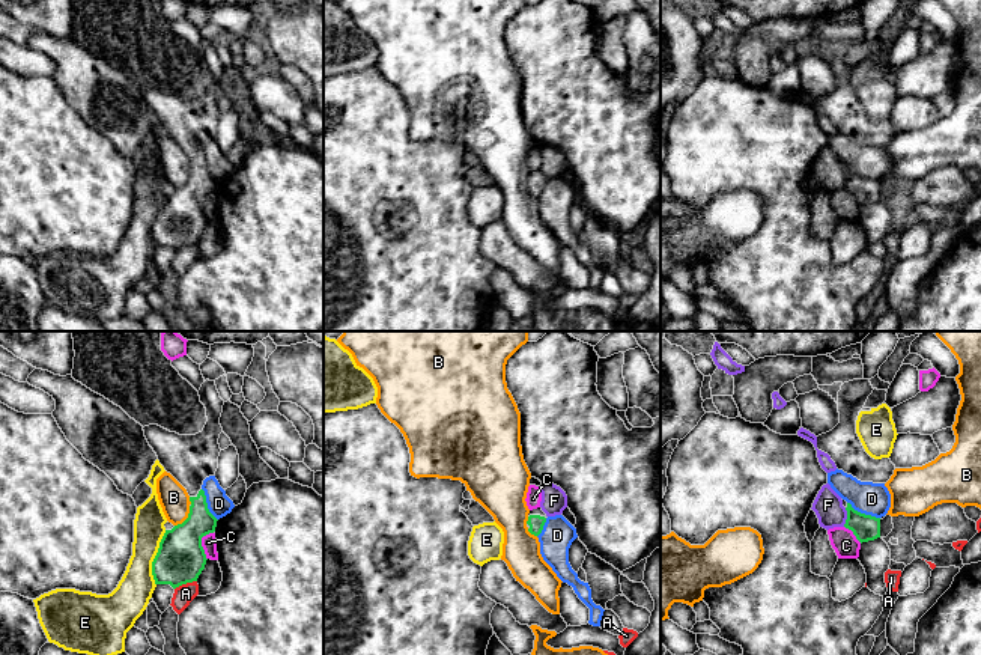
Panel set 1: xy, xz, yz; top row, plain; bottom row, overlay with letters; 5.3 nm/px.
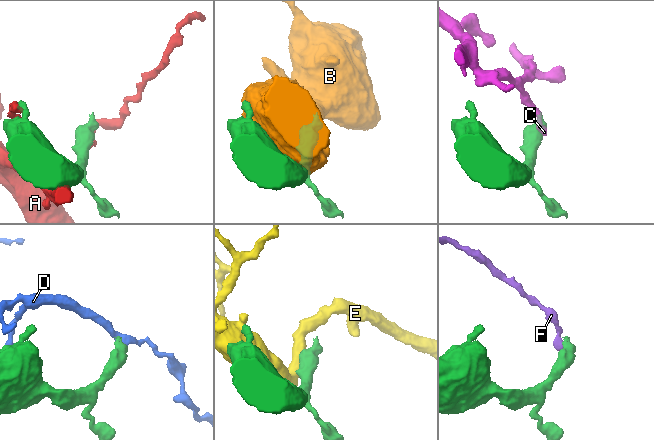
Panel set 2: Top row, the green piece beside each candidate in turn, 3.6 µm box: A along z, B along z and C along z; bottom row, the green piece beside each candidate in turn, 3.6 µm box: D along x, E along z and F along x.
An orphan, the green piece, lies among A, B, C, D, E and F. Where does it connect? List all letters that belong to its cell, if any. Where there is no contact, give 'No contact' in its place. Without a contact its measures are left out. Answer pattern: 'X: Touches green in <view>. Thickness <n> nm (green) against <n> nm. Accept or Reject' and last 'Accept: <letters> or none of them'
A: Touches green in xy. Thickness 260 nm (green) against 100 nm. Reject
B: Touches green in xy. Thickness 260 nm (green) against 160 nm. Reject
C: Touches green in xy. Thickness 260 nm (green) against 80 nm. Reject
D: Touches green in yz. Thickness 140 nm (green) against 180 nm. Reject
E: Touches green in xy. Thickness 260 nm (green) against 190 nm. Reject
F: Touches green in yz. Thickness 140 nm (green) against 160 nm. Reject
Accept: none of them

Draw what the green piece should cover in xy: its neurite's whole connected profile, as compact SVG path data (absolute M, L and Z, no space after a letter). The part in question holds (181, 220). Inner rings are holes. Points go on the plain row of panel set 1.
M209 42L202 47L199 59L208 80L202 95L179 98L158 87L143 90L159 126L187 152L191 164L188 181L166 193L152 224L155 247L170 247L173 251L197 244L208 223L202 200L214 196L218 184L208 172L202 148L218 131L218 101L223 95L220 80L224 63L215 44Z

